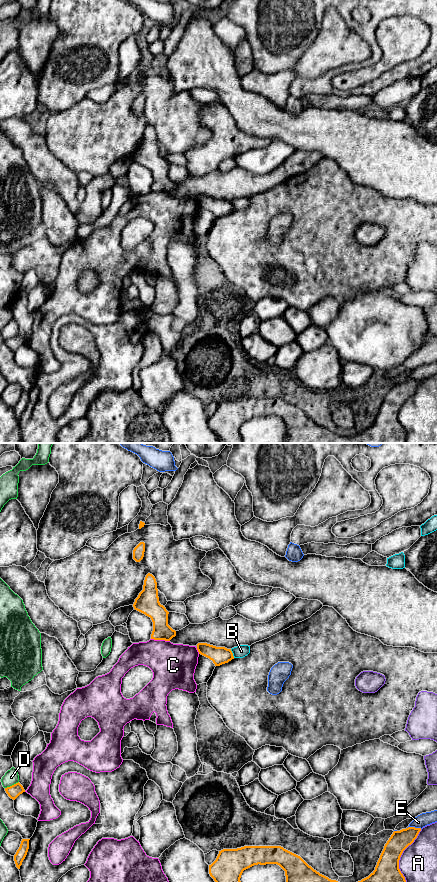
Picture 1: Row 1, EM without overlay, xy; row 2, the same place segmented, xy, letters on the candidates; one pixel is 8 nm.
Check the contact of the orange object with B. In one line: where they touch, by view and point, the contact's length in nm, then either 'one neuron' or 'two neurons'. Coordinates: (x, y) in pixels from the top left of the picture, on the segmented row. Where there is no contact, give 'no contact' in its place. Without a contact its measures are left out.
xy (232, 653) | 80 nm | two neurons

